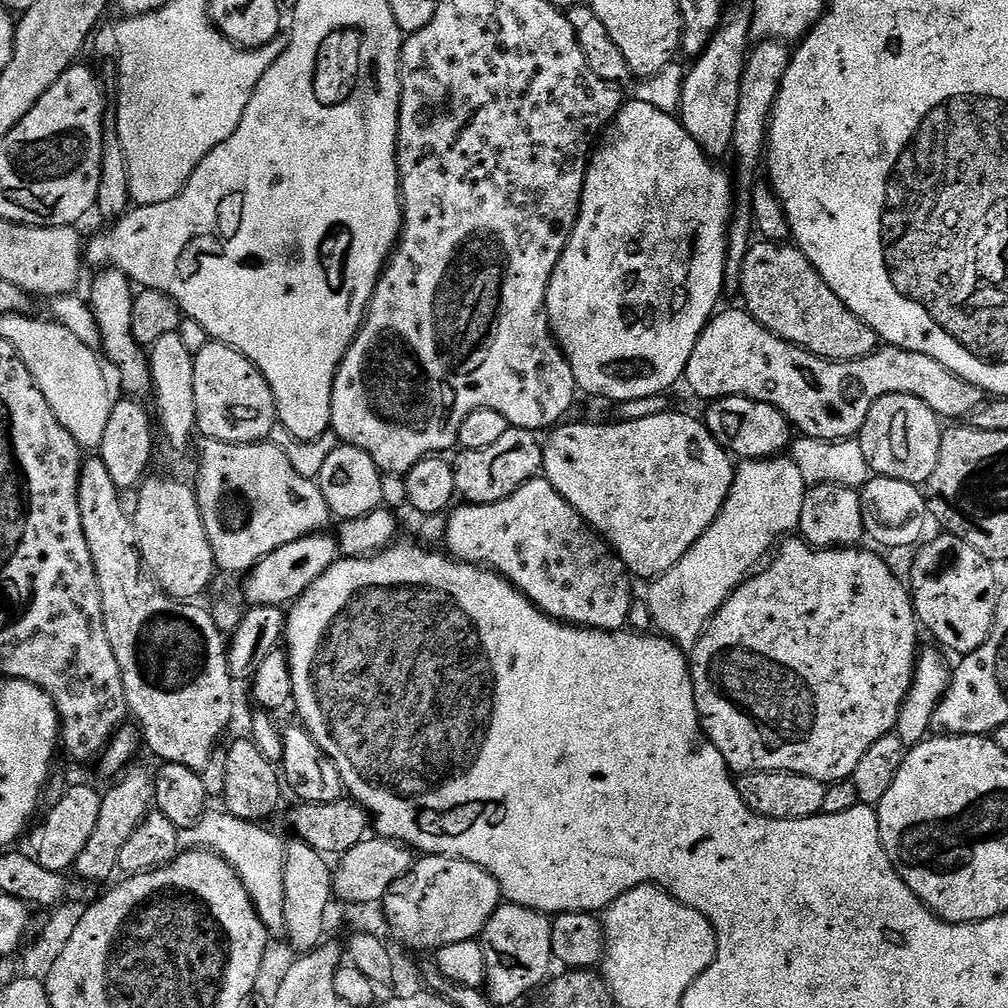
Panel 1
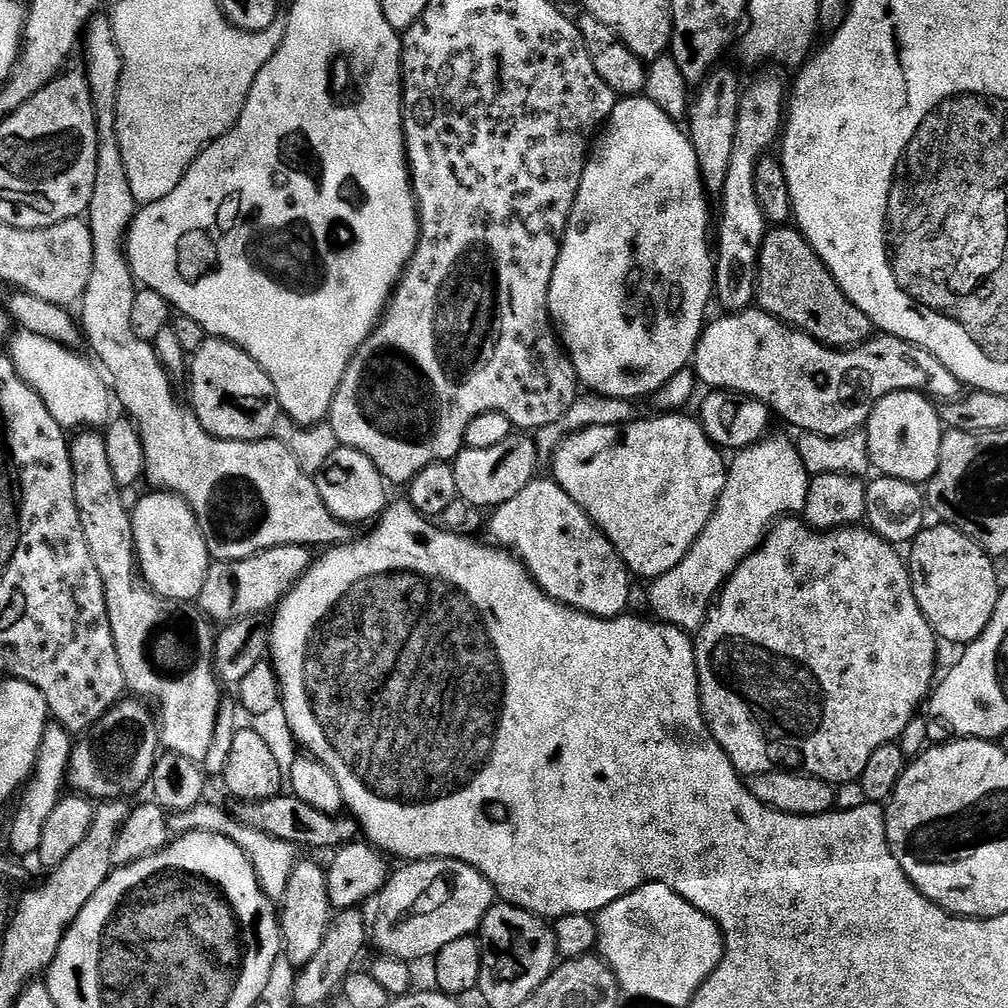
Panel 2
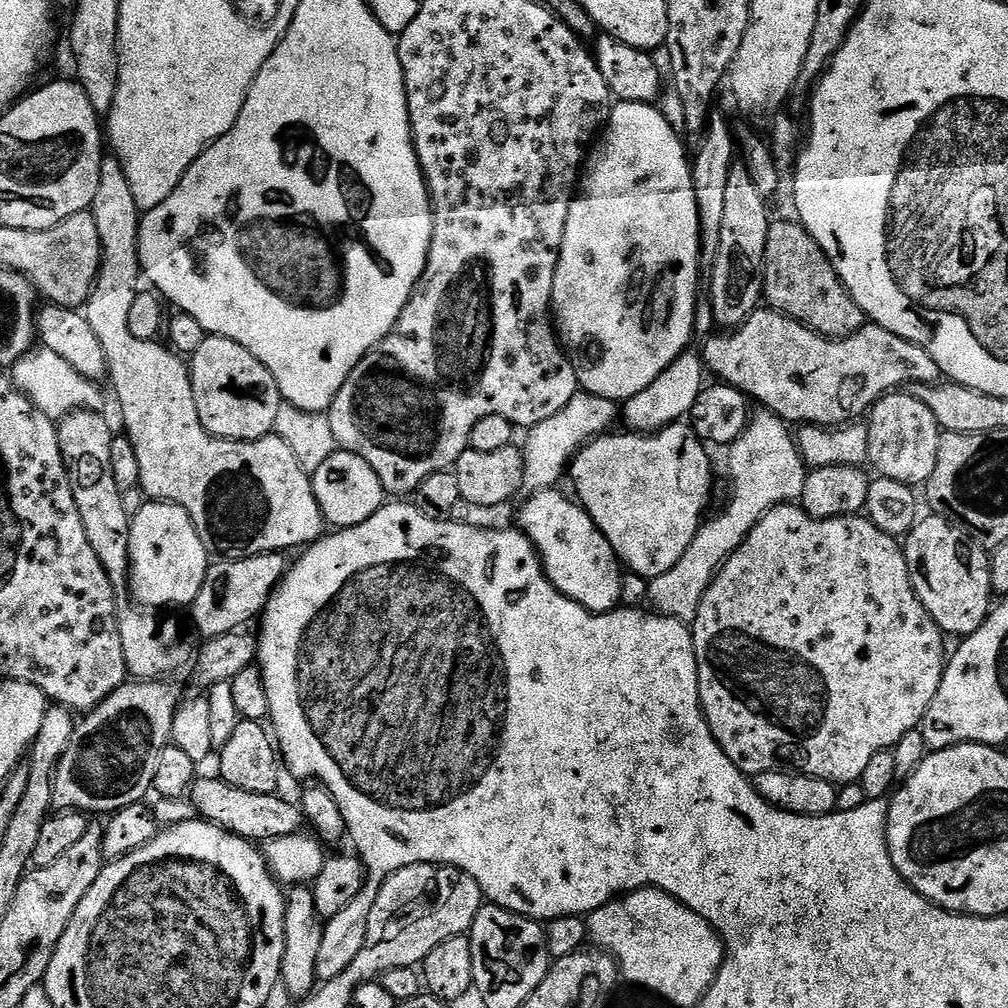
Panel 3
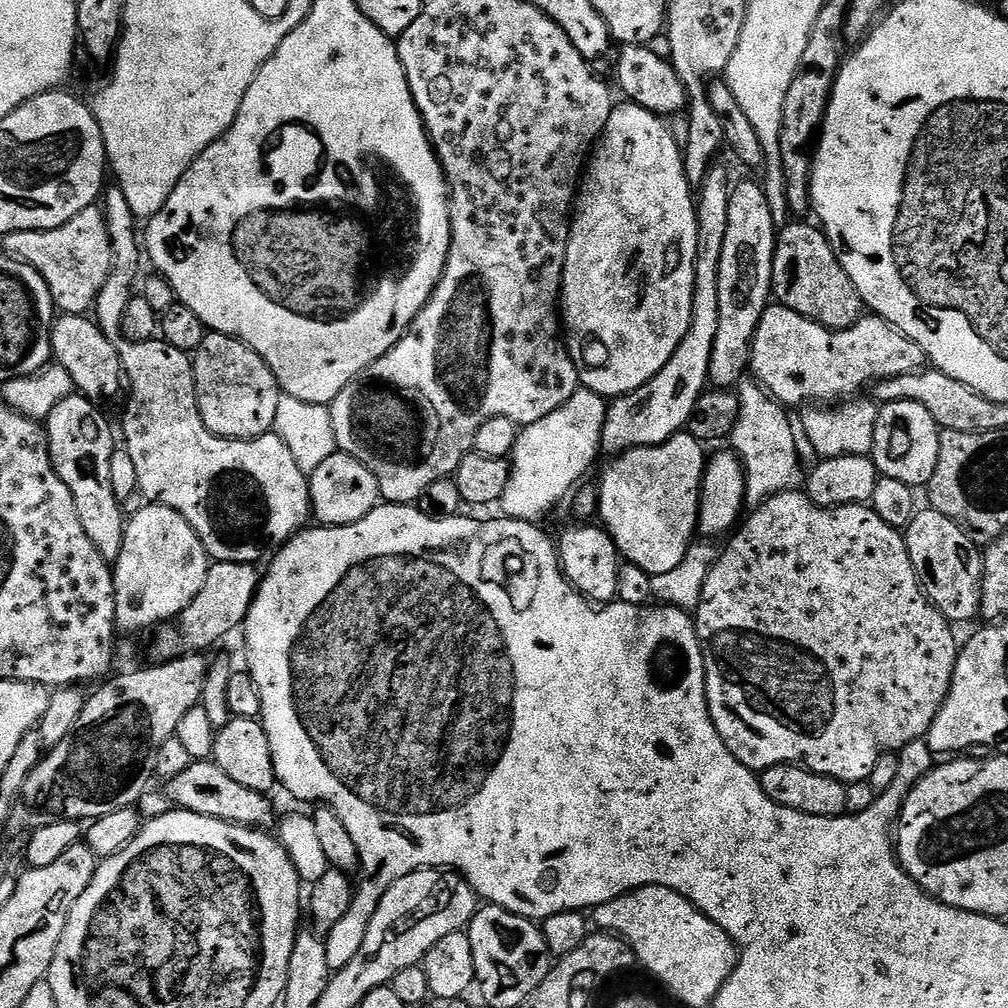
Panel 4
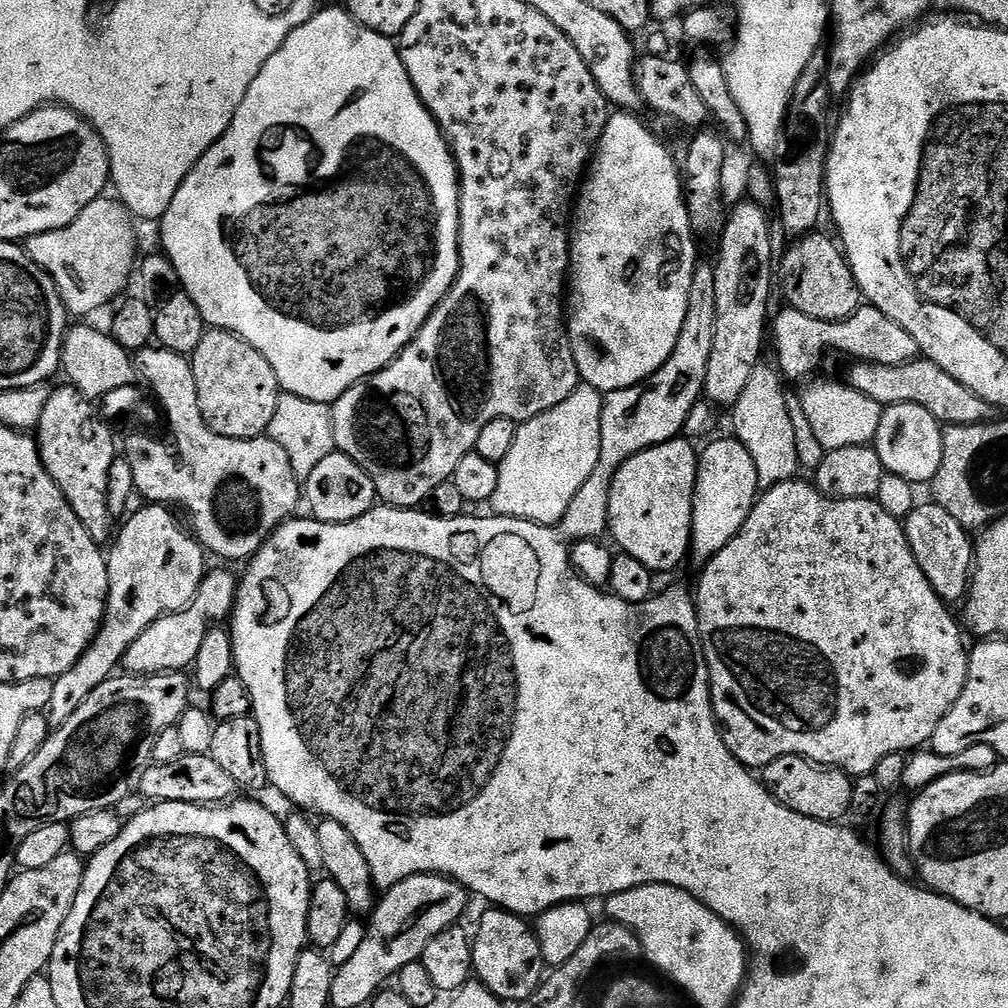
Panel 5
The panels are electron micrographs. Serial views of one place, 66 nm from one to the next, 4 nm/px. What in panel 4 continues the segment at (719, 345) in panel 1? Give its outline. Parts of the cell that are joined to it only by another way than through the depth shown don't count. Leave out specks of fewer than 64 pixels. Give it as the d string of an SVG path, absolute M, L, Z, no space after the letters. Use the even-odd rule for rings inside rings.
M772 302L764 309L762 318L758 322L758 330L752 339L752 363L750 365L751 375L754 377L760 387L772 395L776 400L785 406L793 406L792 404L800 404L799 406L808 406L816 402L840 402L845 398L856 398L861 395L860 392L864 387L875 385L877 380L885 380L886 378L898 378L898 374L910 374L911 372L921 371L925 367L926 357L922 346L918 346L918 342L914 342L910 338L906 338L906 334L902 334L902 330L898 330L890 322L886 322L882 317L875 314L865 314L861 316L860 320L854 326L850 326L846 330L838 330L837 332L832 329L822 326L818 322L814 322L810 318L806 318L802 314L798 314L794 310L790 310L782 303Z

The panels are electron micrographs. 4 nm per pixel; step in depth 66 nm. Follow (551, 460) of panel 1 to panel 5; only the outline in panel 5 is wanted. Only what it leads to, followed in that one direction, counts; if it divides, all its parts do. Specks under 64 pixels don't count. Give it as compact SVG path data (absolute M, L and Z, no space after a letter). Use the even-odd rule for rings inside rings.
M687 438L667 440L665 444L654 446L634 454L614 474L614 486L610 486L610 518L608 532L616 539L615 547L623 555L638 558L653 574L672 572L689 555L692 543L692 507L696 489L696 465L698 452L693 441Z

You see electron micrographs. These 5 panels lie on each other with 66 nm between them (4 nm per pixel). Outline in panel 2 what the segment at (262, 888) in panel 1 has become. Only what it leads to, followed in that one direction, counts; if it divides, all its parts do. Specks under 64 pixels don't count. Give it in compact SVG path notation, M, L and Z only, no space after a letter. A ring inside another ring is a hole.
M201 802L186 812L174 812L169 815L168 827L175 835L188 832L217 833L232 840L248 857L263 892L274 902L278 902L285 894L286 882L292 873L293 866L298 862L298 850L295 845L274 839L273 836L262 834L261 831L248 827L235 818L230 812L209 802Z

